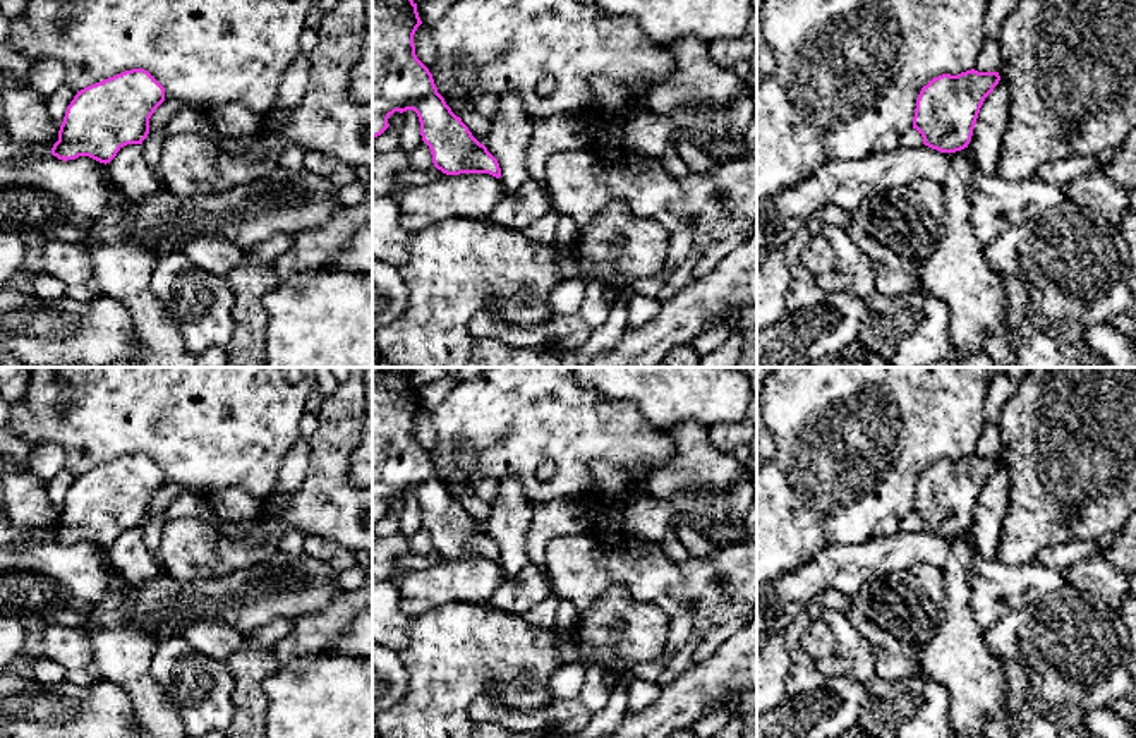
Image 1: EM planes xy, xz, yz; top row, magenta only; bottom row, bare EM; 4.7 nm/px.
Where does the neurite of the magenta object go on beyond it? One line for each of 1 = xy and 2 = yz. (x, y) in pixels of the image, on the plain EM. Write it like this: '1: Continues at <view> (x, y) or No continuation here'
1: No continuation here
2: No continuation here

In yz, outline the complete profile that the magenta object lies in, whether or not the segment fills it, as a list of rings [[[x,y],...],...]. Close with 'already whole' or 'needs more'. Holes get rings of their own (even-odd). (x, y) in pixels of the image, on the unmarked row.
[[[975,453],[928,465],[918,479],[913,501],[913,513],[921,518],[923,529],[940,537],[968,532],[980,493],[999,465],[999,457]]] | already whole

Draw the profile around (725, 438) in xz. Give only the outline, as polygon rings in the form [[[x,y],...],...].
[[[745,419],[736,424],[719,424],[709,427],[709,439],[716,450],[731,453],[738,446],[750,446],[757,434],[757,424]]]

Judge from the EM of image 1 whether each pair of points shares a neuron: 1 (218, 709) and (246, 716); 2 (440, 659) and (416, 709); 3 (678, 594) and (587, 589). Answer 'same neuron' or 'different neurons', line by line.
1: different neurons
2: same neuron
3: same neuron

